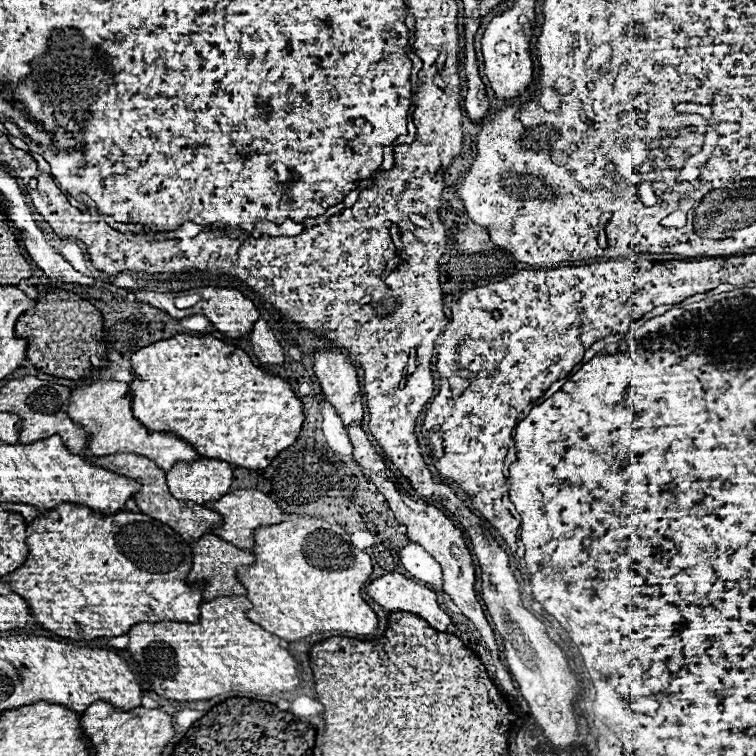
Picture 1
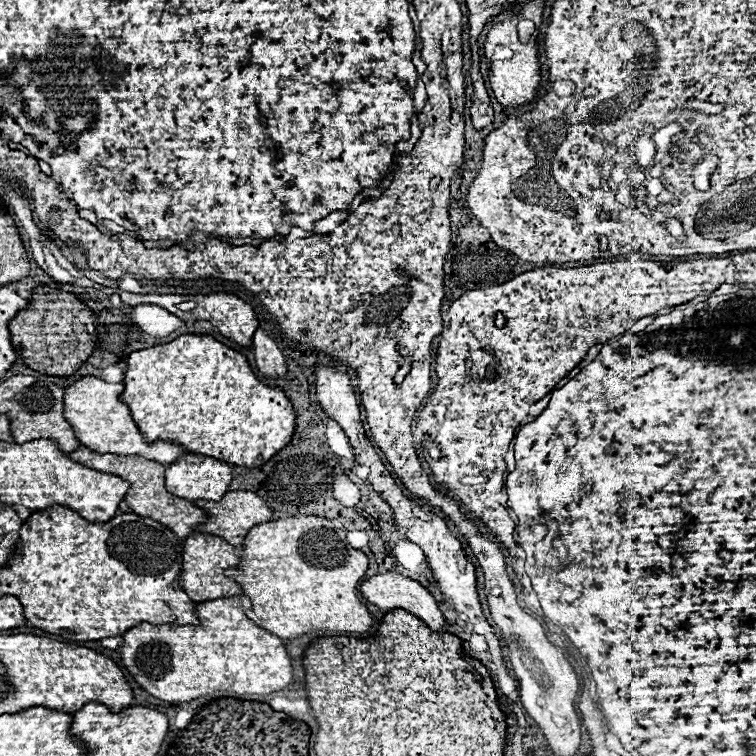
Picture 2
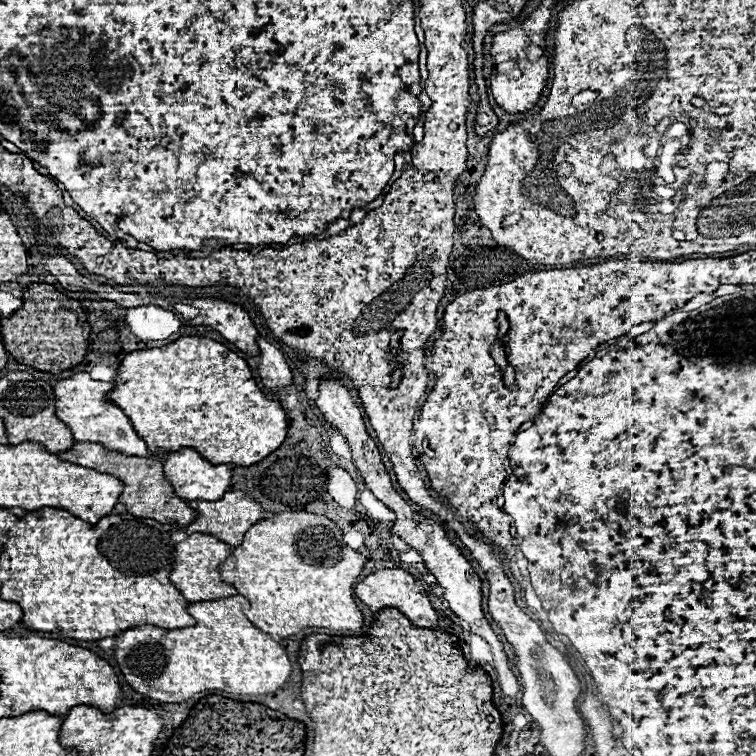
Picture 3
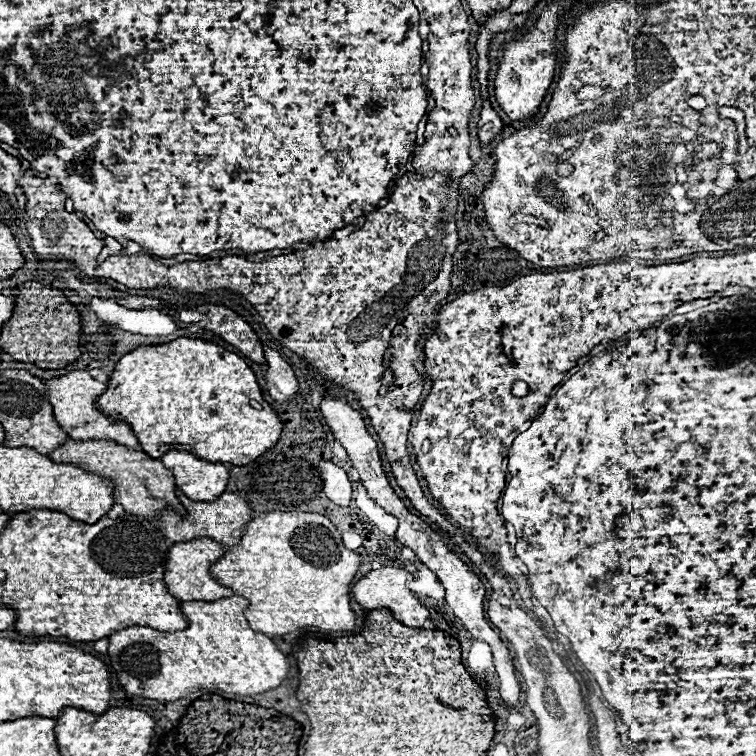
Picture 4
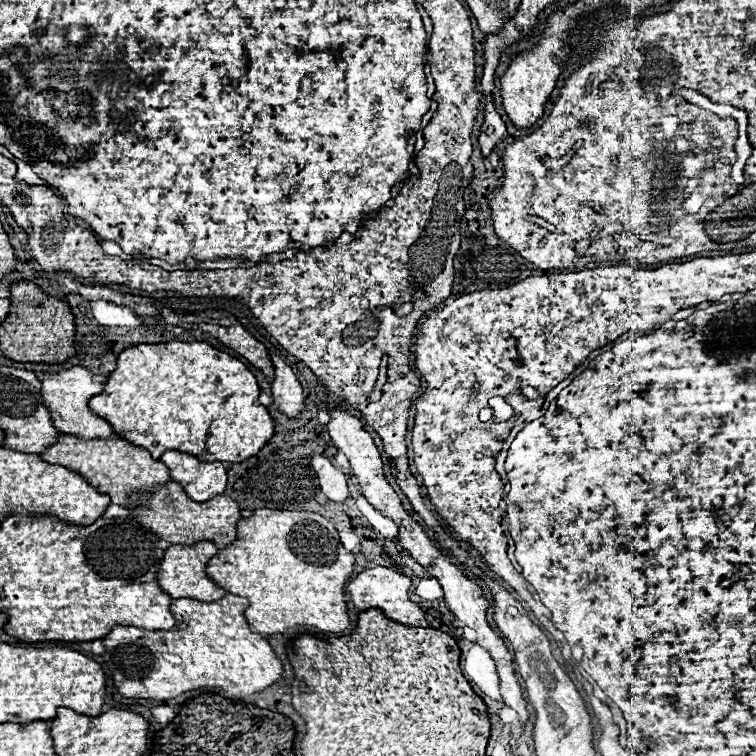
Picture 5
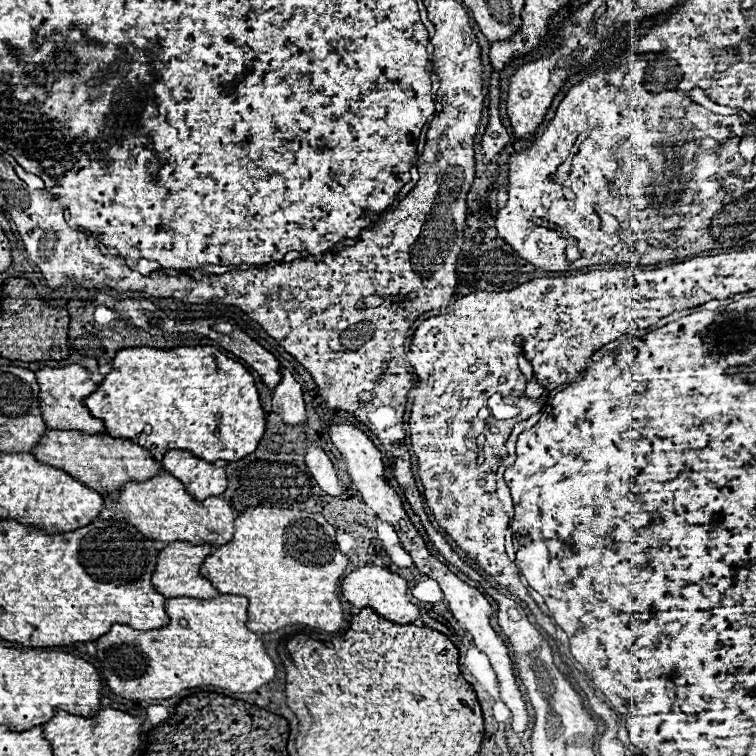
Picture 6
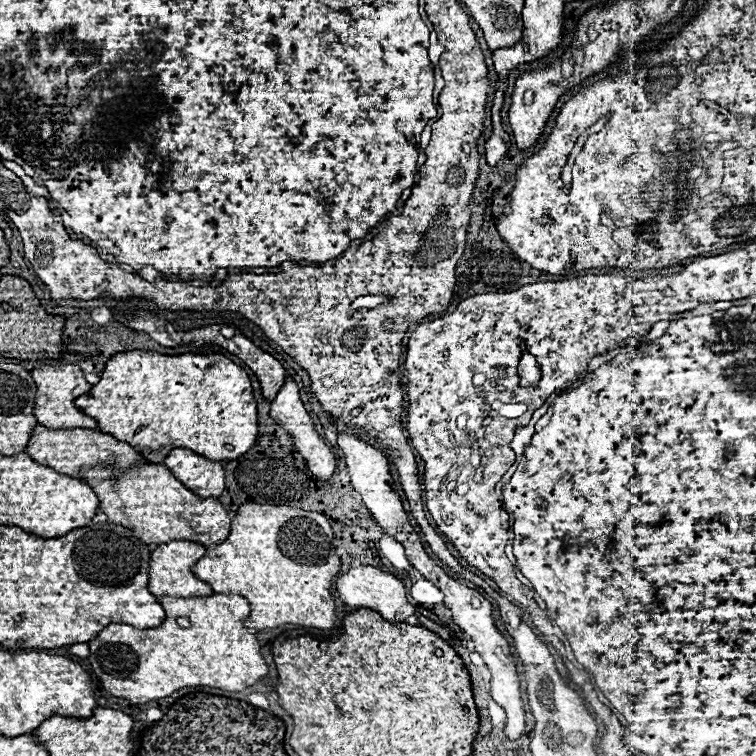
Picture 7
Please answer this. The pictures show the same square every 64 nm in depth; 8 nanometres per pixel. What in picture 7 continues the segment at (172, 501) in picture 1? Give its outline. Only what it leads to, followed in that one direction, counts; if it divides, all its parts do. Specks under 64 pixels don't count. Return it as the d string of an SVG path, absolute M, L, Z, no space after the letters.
M42 424L32 428L32 436L28 440L26 446L26 454L44 466L54 468L56 472L80 478L80 468L84 466L98 466L98 464L108 464L118 460L118 472L128 470L132 464L136 464L138 460L144 460L140 452L136 452L130 444L116 440L110 434L102 434L98 430L86 430L86 428L74 428L74 430L50 430L44 428Z

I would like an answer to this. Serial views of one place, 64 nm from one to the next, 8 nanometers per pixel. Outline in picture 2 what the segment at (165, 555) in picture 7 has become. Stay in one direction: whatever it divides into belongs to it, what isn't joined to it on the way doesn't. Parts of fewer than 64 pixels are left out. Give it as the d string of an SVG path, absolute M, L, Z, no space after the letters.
M202 532L196 538L194 538L194 534L190 534L182 548L182 572L178 576L178 584L184 588L184 592L194 602L238 596L242 592L240 586L224 576L224 570L238 562L240 562L240 552L234 546L230 546L226 540L222 540L218 536L202 534Z

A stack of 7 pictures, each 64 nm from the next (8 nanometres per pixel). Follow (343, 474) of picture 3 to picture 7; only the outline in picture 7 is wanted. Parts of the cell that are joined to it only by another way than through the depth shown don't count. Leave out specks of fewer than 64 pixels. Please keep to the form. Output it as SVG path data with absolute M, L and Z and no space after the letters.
M286 378L286 384L282 386L282 390L276 394L276 398L272 400L272 406L270 406L270 416L276 420L278 426L282 426L290 436L292 436L292 442L294 442L294 448L304 456L304 460L308 462L308 468L310 472L316 476L316 478L322 478L322 480L328 480L336 468L336 456L332 454L330 446L324 442L324 438L316 432L302 400L300 400L300 394L298 394L298 386Z

